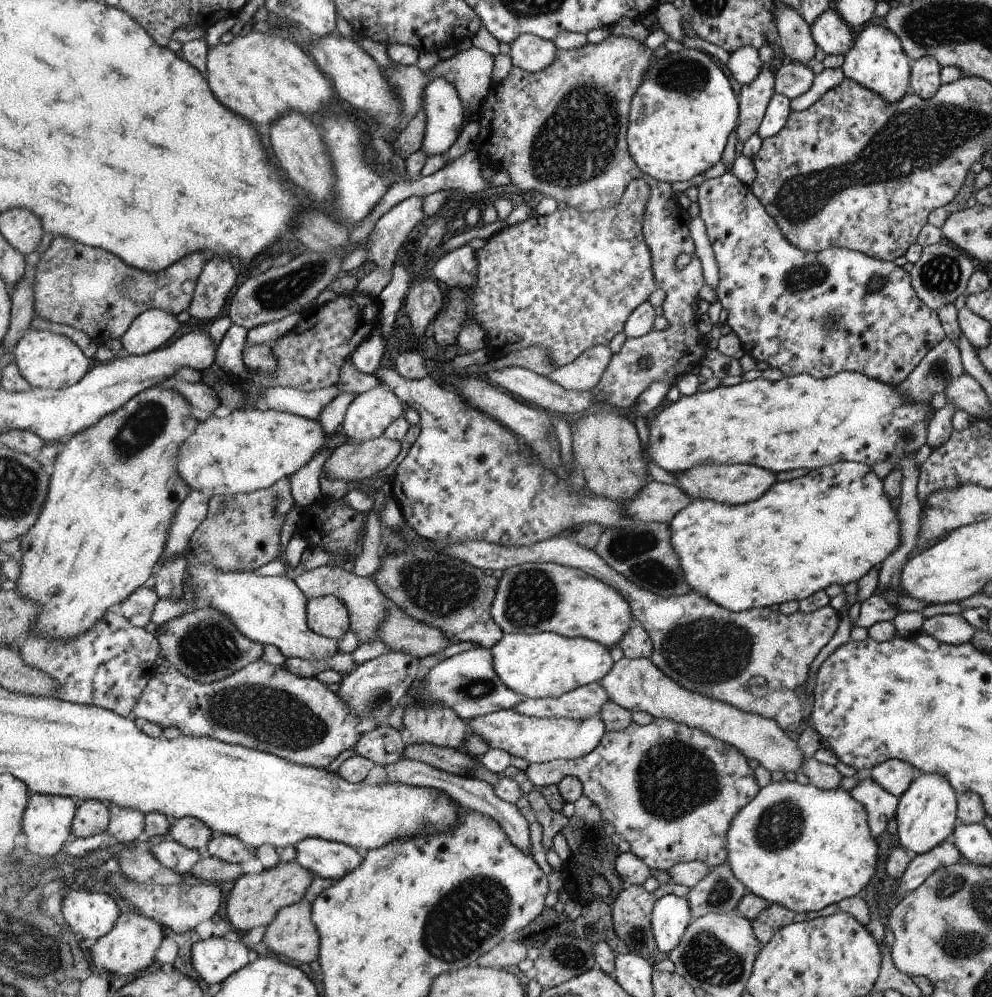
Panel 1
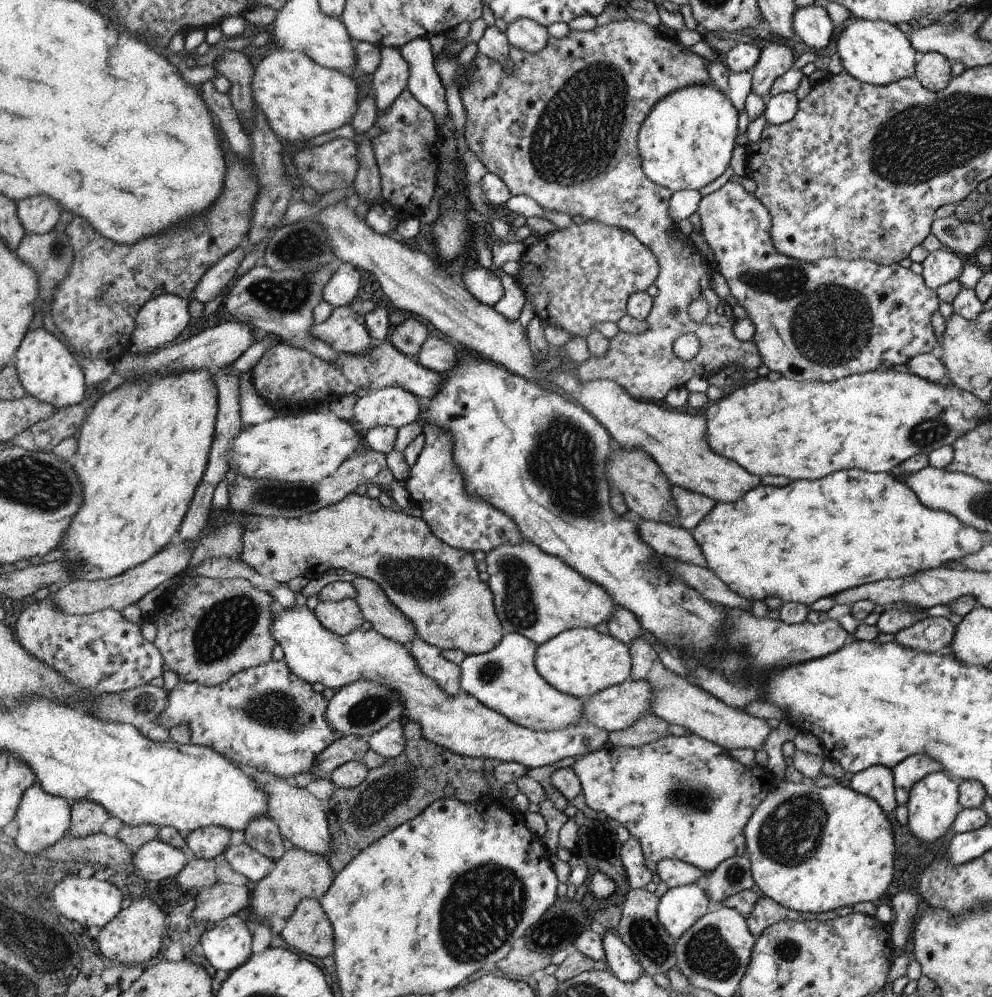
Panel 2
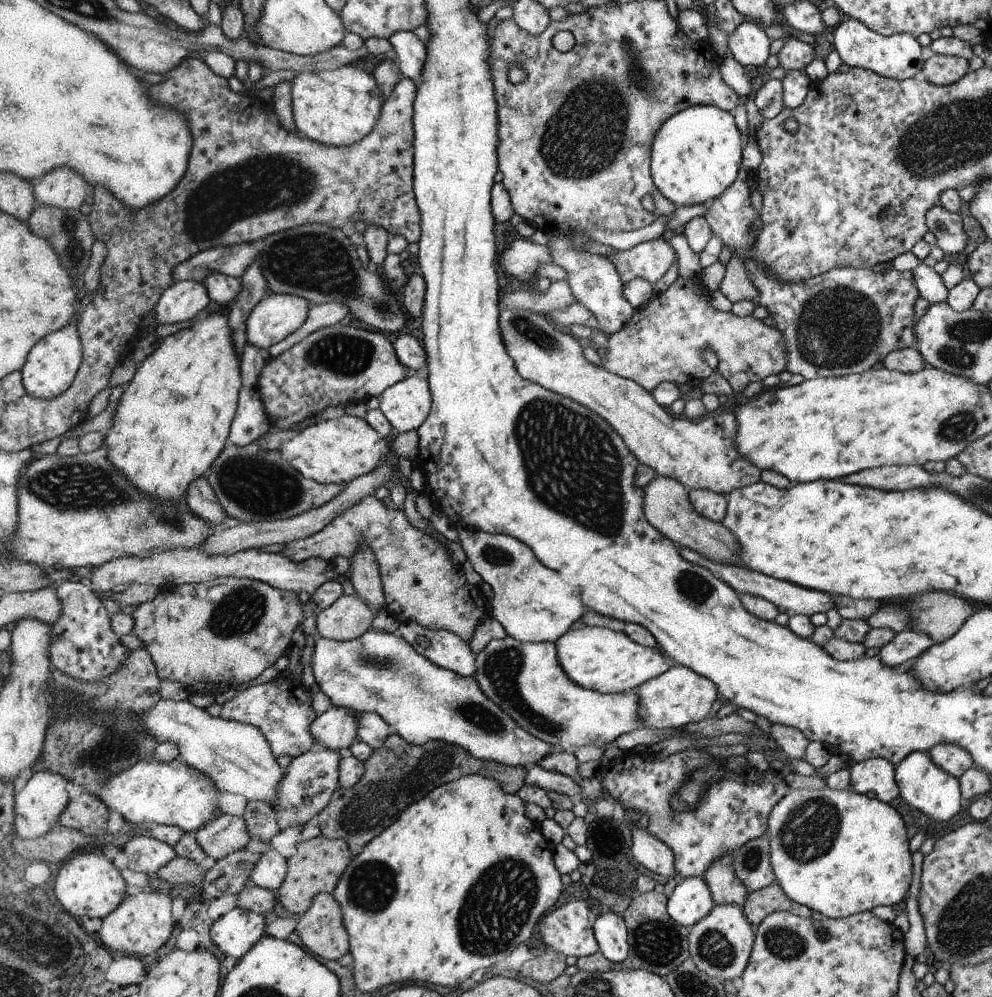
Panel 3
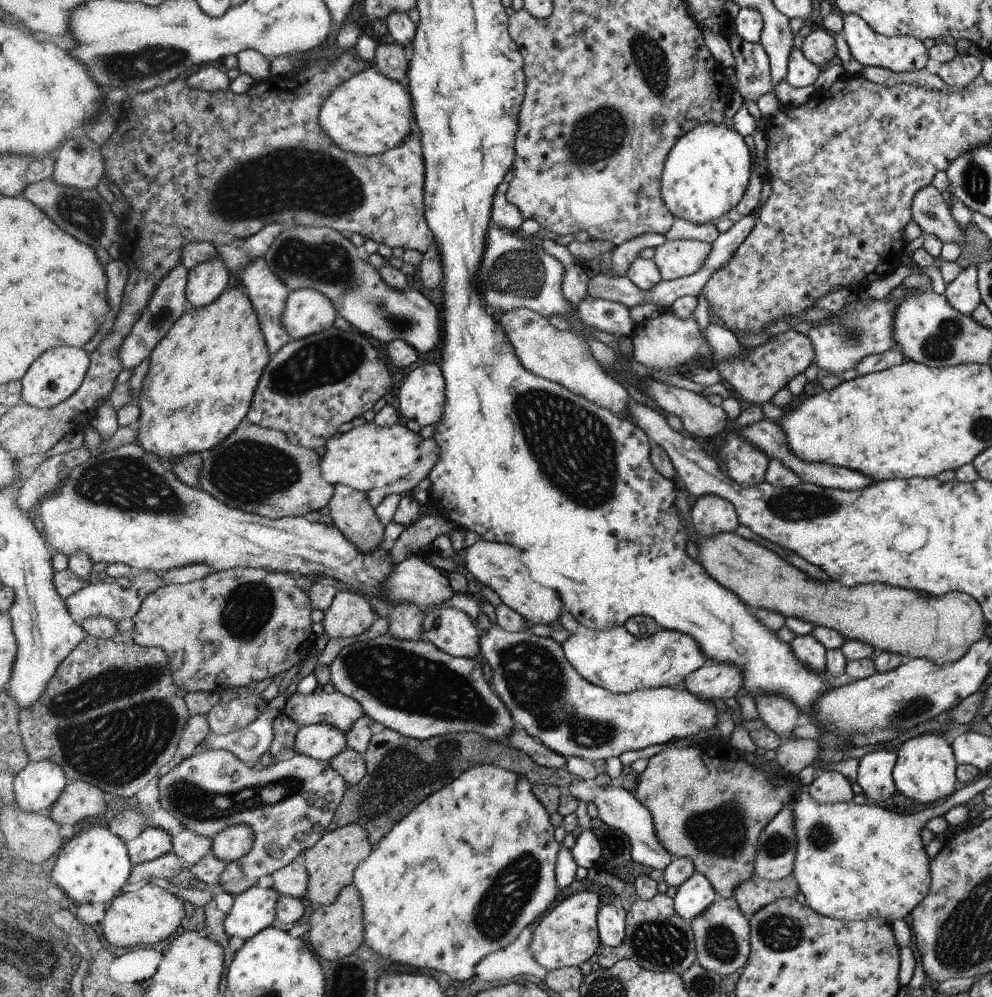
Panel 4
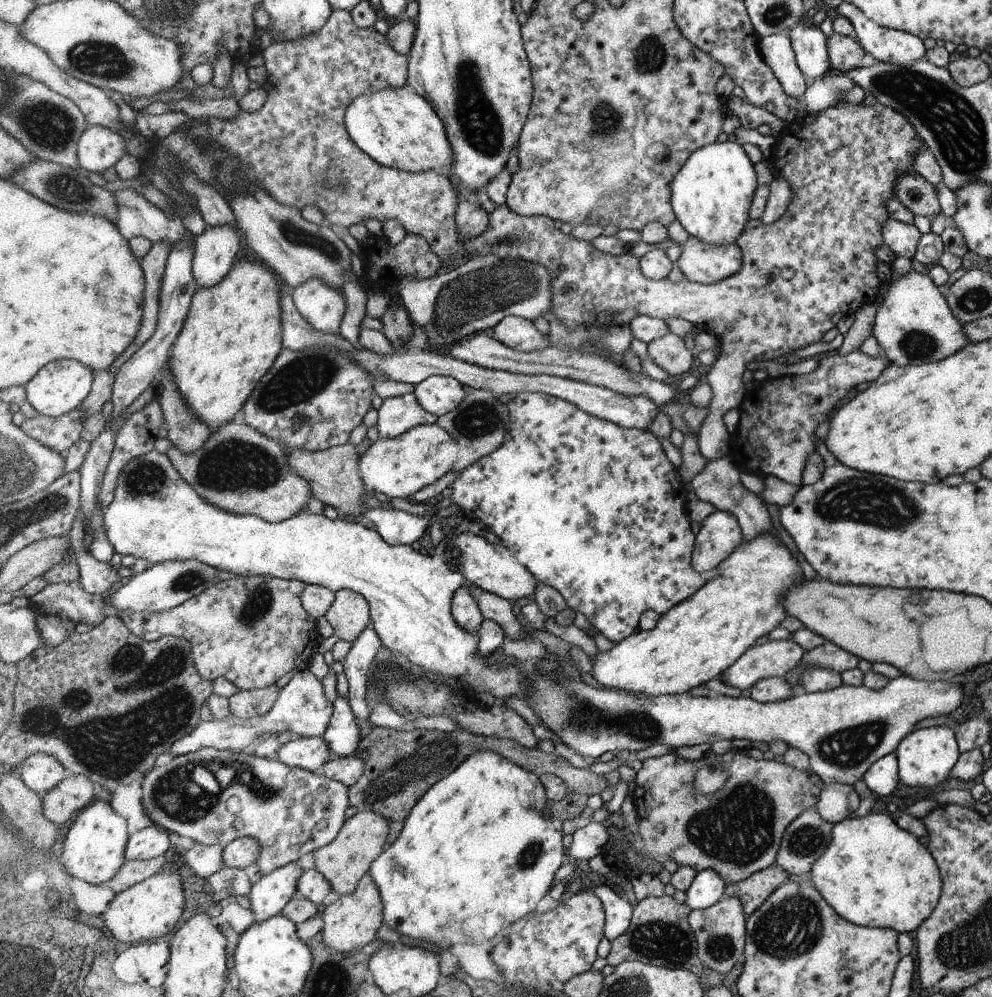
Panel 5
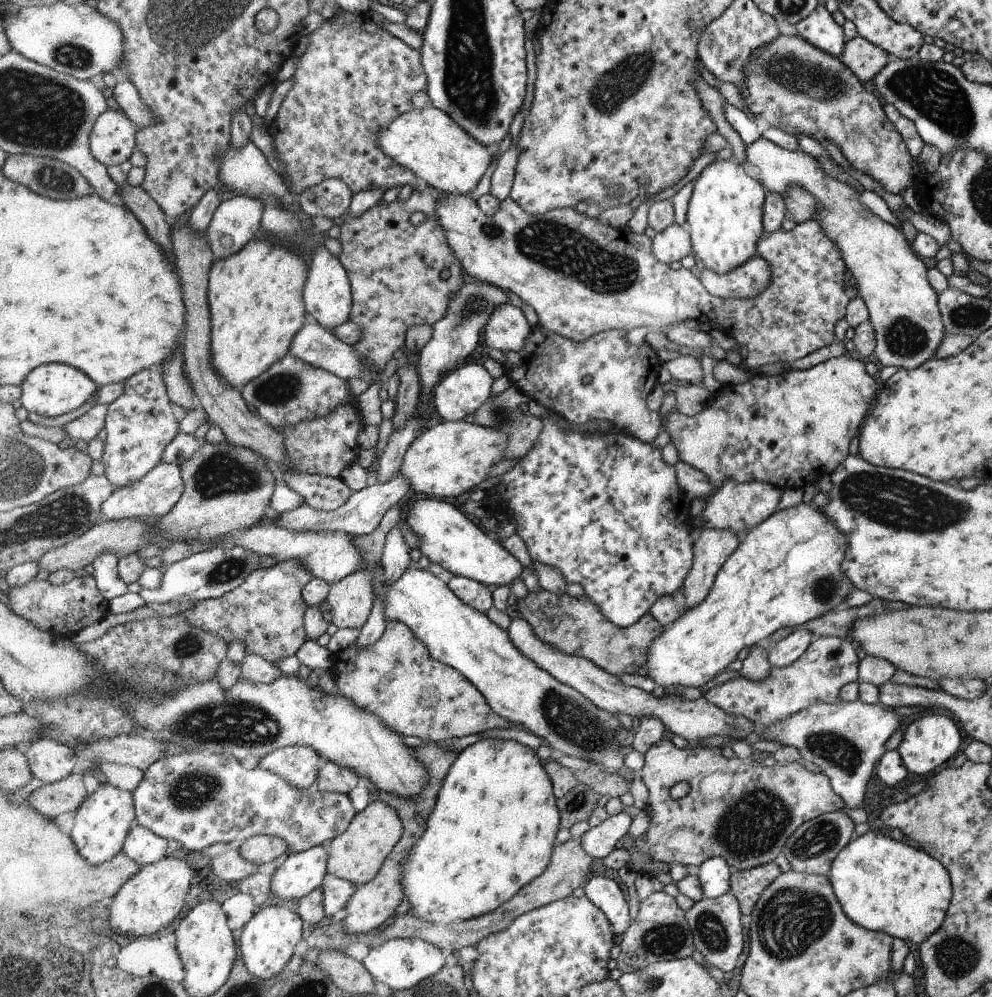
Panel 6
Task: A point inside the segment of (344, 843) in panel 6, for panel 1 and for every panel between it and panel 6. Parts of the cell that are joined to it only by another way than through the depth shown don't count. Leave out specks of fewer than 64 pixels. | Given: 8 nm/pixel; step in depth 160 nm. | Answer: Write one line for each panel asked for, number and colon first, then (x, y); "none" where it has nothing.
1: (255, 900)
2: (298, 874)
3: (316, 868)
4: (330, 863)
5: (343, 863)

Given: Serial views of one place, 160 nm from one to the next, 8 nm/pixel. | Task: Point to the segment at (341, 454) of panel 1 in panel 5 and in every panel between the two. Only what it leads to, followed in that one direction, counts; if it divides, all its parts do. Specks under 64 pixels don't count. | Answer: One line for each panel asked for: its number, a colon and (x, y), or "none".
2: (268, 498)
3: (251, 483)
4: (256, 469)
5: (238, 470)

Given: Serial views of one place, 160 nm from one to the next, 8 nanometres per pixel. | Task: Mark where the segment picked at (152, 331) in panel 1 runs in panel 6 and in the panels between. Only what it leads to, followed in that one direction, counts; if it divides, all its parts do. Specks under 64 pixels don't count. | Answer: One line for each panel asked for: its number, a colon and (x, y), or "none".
2: (163, 319)
3: (183, 300)
4: (205, 282)
5: (216, 250)
6: (236, 221)

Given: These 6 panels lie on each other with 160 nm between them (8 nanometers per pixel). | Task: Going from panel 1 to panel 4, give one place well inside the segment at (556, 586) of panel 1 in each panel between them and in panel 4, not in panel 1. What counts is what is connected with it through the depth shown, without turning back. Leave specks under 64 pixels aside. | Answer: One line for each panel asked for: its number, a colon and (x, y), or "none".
2: (537, 596)
3: (532, 603)
4: (500, 566)

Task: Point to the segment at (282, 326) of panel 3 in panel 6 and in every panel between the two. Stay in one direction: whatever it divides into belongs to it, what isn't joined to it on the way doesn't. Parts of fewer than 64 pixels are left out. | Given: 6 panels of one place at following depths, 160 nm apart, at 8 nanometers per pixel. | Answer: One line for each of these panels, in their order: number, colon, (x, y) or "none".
4: (308, 311)
5: (323, 306)
6: (327, 294)

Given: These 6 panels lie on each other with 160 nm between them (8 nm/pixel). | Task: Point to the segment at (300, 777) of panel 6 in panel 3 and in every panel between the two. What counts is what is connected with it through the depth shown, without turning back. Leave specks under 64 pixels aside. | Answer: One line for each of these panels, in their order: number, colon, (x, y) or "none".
3: (336, 729)
4: (321, 741)
5: (311, 753)

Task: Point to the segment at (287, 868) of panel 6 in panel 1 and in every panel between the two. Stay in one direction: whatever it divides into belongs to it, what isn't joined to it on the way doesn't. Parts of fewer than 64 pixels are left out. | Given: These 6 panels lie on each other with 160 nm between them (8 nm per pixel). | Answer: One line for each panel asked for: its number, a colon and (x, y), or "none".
1: (214, 959)
2: (226, 944)
3: (238, 931)
4: (254, 910)
5: (269, 896)

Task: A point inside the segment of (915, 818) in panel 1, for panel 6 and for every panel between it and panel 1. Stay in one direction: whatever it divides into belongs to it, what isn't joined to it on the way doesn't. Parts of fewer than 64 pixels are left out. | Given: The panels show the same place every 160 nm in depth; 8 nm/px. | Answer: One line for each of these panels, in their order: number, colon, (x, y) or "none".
2: (933, 805)
3: (928, 789)
4: (925, 769)
5: (925, 757)
6: (929, 741)

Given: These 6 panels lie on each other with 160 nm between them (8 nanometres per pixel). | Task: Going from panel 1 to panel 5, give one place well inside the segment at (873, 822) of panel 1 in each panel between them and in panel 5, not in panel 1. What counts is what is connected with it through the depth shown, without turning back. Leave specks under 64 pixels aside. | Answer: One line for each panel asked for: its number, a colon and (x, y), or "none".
2: (876, 782)
3: (875, 777)
4: (875, 770)
5: (882, 777)

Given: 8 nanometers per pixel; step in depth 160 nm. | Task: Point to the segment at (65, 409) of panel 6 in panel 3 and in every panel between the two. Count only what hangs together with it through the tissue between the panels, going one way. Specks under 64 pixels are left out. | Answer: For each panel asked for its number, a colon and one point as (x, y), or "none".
3: (53, 366)
4: (55, 377)
5: (62, 387)

